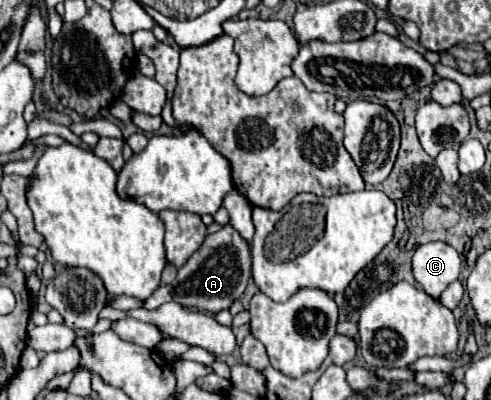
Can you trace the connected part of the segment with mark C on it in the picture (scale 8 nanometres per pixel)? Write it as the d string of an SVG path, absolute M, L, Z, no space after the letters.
M444 242L422 244L412 256L414 278L432 298L440 298L446 286L458 278L460 264L458 252Z

